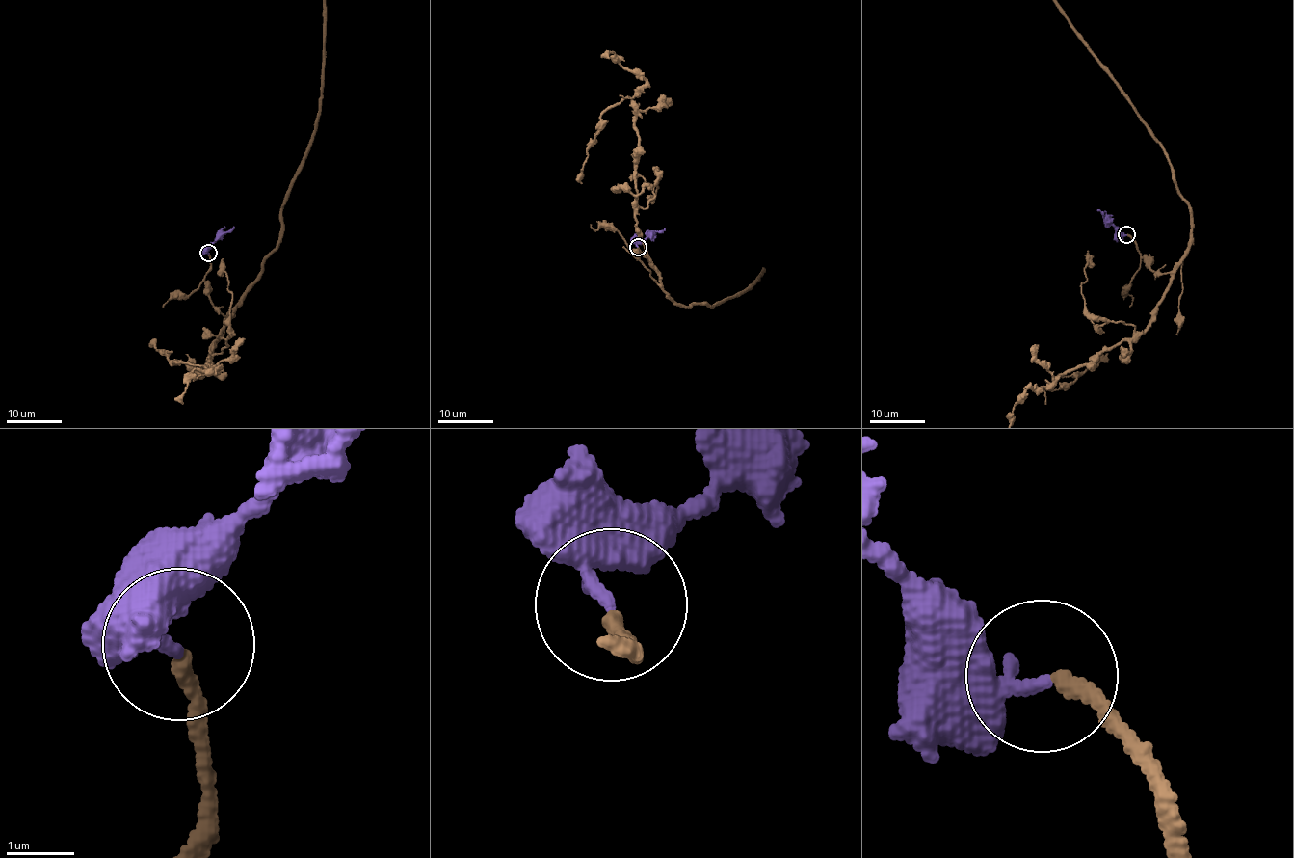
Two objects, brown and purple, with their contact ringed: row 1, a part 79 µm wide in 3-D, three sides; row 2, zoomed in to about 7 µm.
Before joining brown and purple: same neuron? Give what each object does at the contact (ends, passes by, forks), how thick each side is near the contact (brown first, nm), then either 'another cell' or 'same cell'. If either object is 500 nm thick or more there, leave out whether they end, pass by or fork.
brown ends | purple ends | 220/260 nm | same cell

